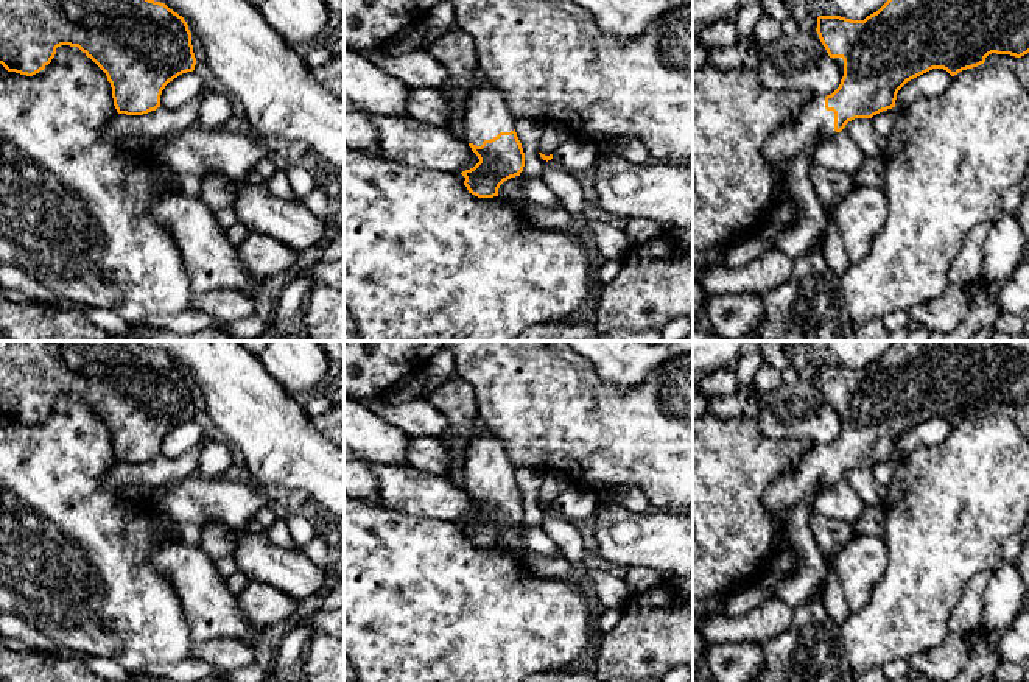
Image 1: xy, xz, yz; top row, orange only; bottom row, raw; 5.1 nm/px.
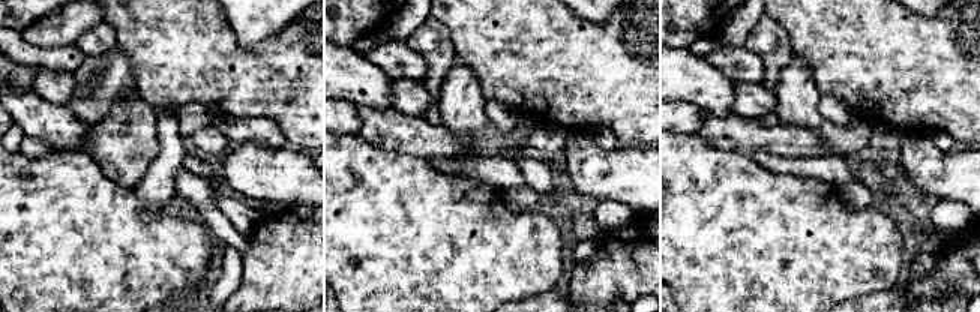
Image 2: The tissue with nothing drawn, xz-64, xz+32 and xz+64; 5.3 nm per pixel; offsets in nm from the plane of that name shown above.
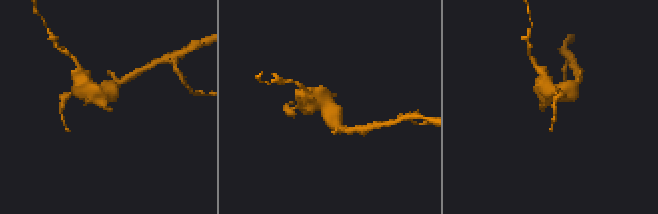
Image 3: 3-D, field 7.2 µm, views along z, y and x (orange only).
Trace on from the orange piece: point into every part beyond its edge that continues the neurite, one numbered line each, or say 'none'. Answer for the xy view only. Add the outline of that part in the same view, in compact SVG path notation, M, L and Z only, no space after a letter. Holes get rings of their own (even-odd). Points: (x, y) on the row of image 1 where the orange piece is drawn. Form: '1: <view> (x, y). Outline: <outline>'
none

